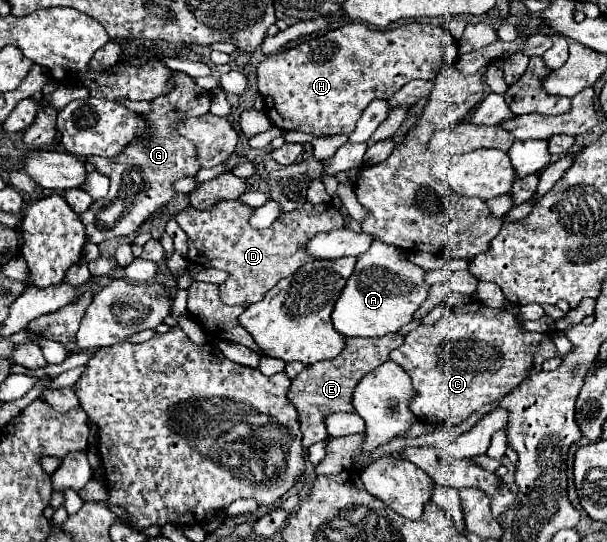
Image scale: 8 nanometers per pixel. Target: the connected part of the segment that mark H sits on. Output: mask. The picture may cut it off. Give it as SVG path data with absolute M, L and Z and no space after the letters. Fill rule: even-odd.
M347 23L343 27L337 27L333 31L325 31L305 43L299 43L297 47L279 51L275 55L269 55L265 61L259 63L259 91L263 91L263 99L265 99L265 113L269 115L271 123L277 125L283 131L301 131L301 133L309 133L313 137L327 137L327 135L335 135L335 133L345 133L349 135L355 127L355 121L361 117L363 109L377 97L381 99L389 99L393 93L397 93L405 83L413 81L413 79L435 79L439 75L439 71L445 65L445 51L449 55L449 51L453 49L453 37L449 35L449 31L445 27L435 27L435 25L427 25L427 23L409 23L409 25L401 25L395 29L375 29L375 27L367 27L363 23Z

